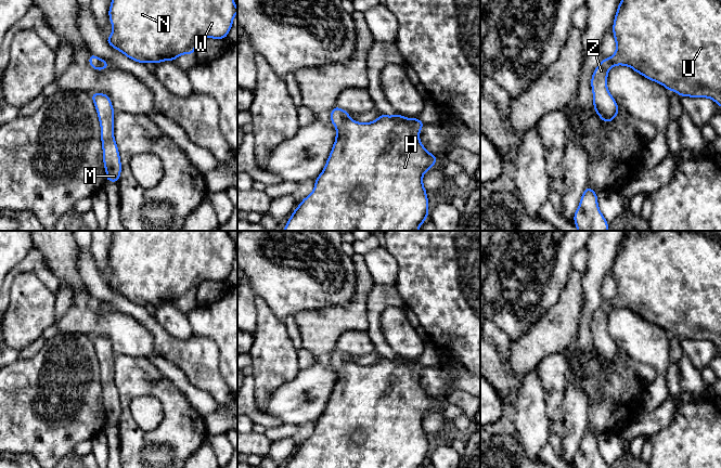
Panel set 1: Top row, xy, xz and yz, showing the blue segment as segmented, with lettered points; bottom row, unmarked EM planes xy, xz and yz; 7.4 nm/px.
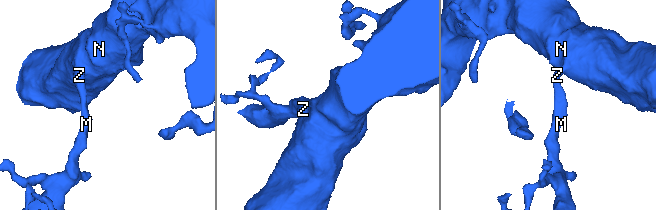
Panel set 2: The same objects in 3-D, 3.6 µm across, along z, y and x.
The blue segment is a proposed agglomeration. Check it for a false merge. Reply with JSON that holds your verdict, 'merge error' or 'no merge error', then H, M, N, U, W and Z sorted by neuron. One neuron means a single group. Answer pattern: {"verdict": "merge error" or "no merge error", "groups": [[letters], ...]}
{"verdict": "no merge error", "groups": [["H", "M", "N", "U", "W", "Z"]]}

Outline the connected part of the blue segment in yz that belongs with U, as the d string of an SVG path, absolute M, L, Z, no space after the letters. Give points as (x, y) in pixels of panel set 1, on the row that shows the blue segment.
M621 0L619 2L613 34L616 51L594 69L591 87L593 106L605 122L614 120L619 107L607 89L607 75L613 66L623 65L645 78L662 84L679 96L708 98L721 107L721 0Z

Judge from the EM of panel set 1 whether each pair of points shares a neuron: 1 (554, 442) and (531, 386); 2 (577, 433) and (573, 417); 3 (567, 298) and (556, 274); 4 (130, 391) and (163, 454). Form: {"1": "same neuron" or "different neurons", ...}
{"1": "different neurons", "2": "same neuron", "3": "different neurons", "4": "same neuron"}

